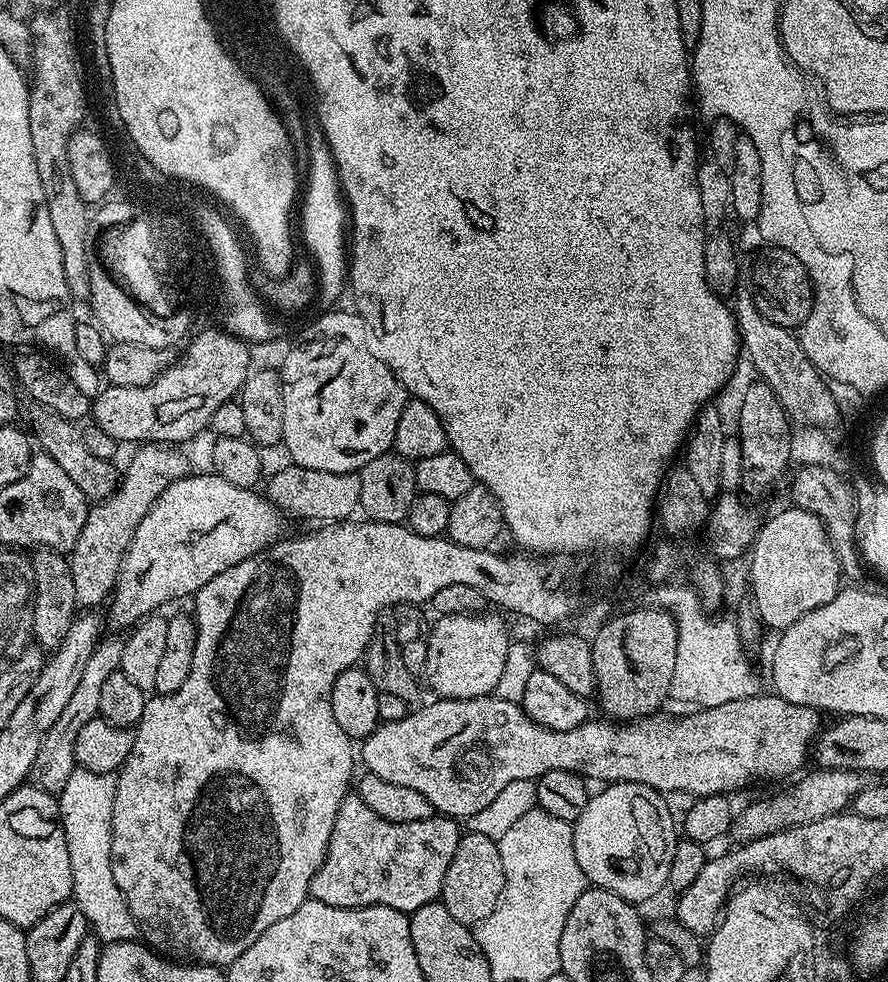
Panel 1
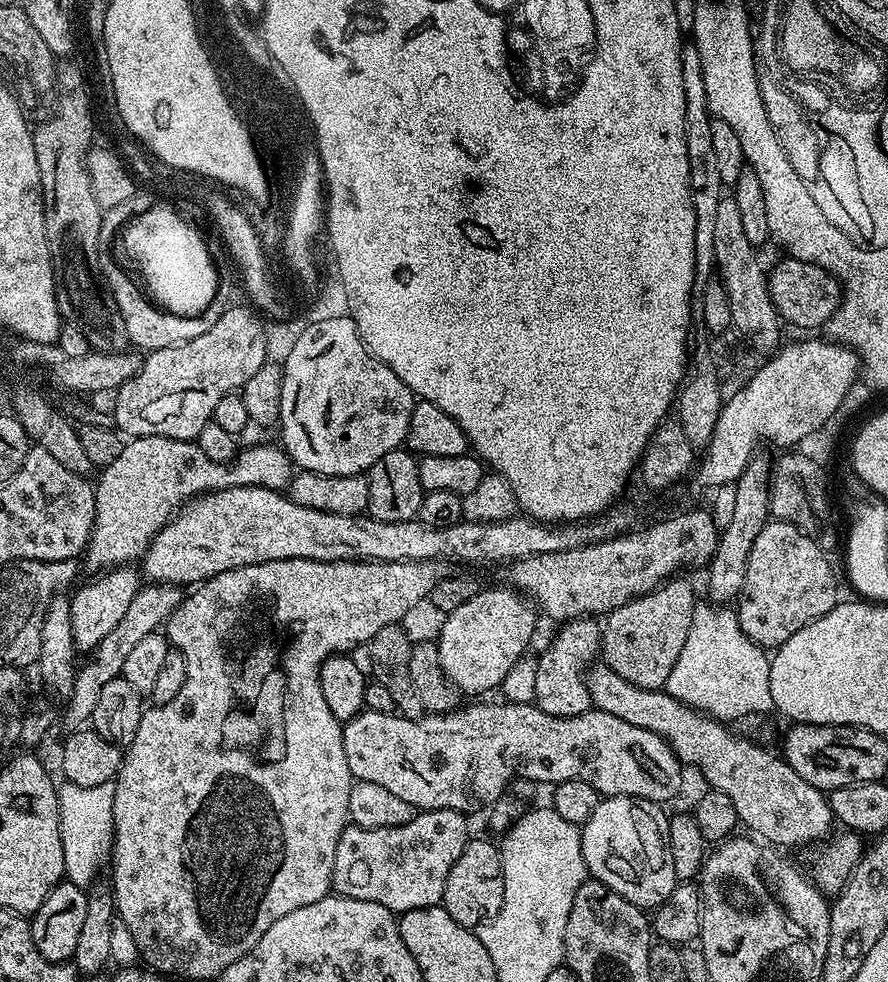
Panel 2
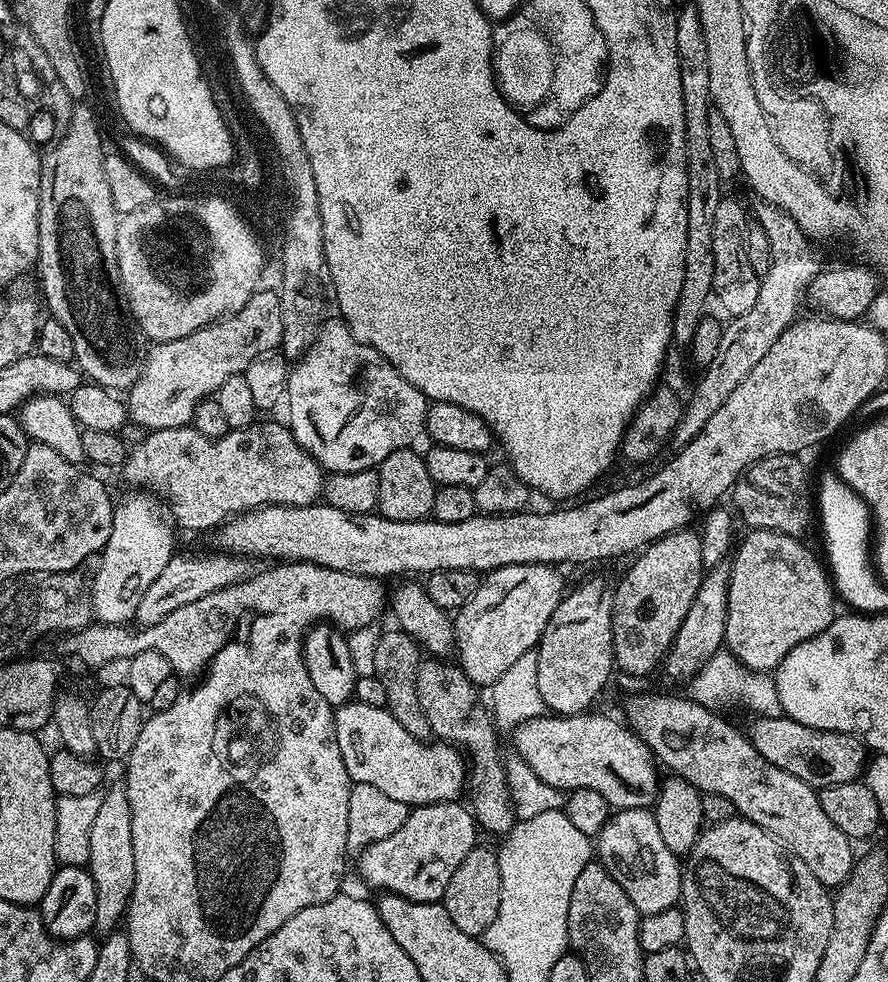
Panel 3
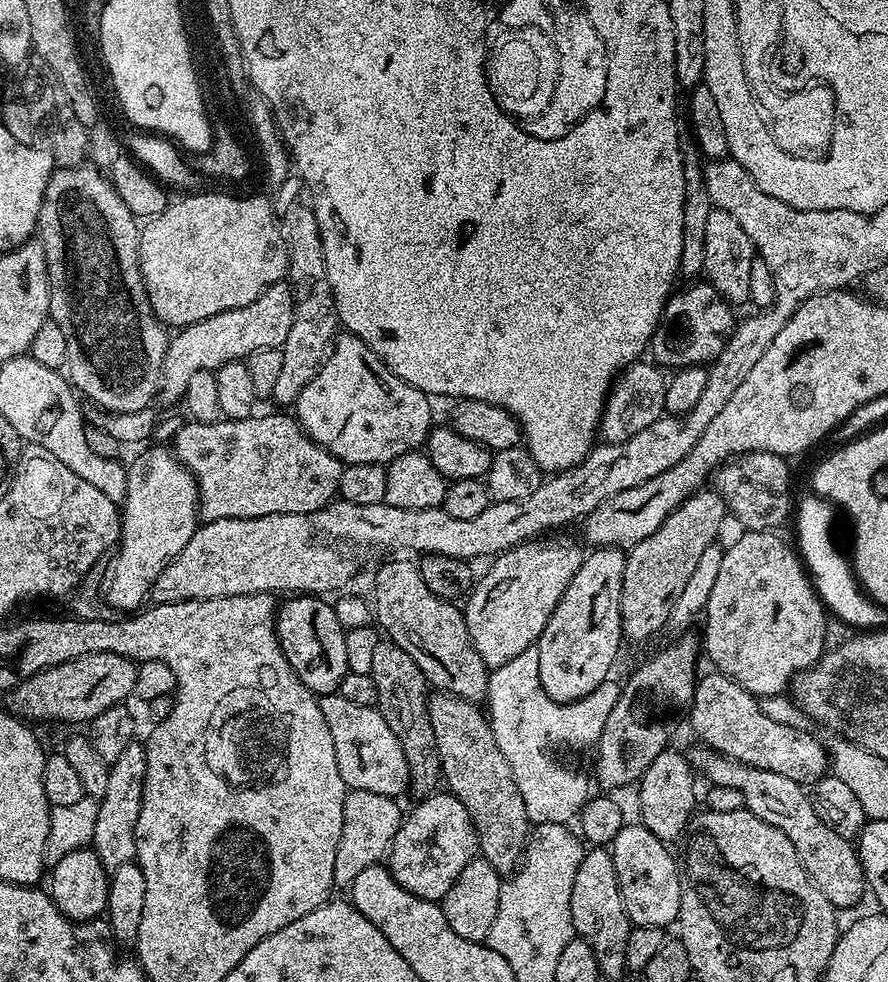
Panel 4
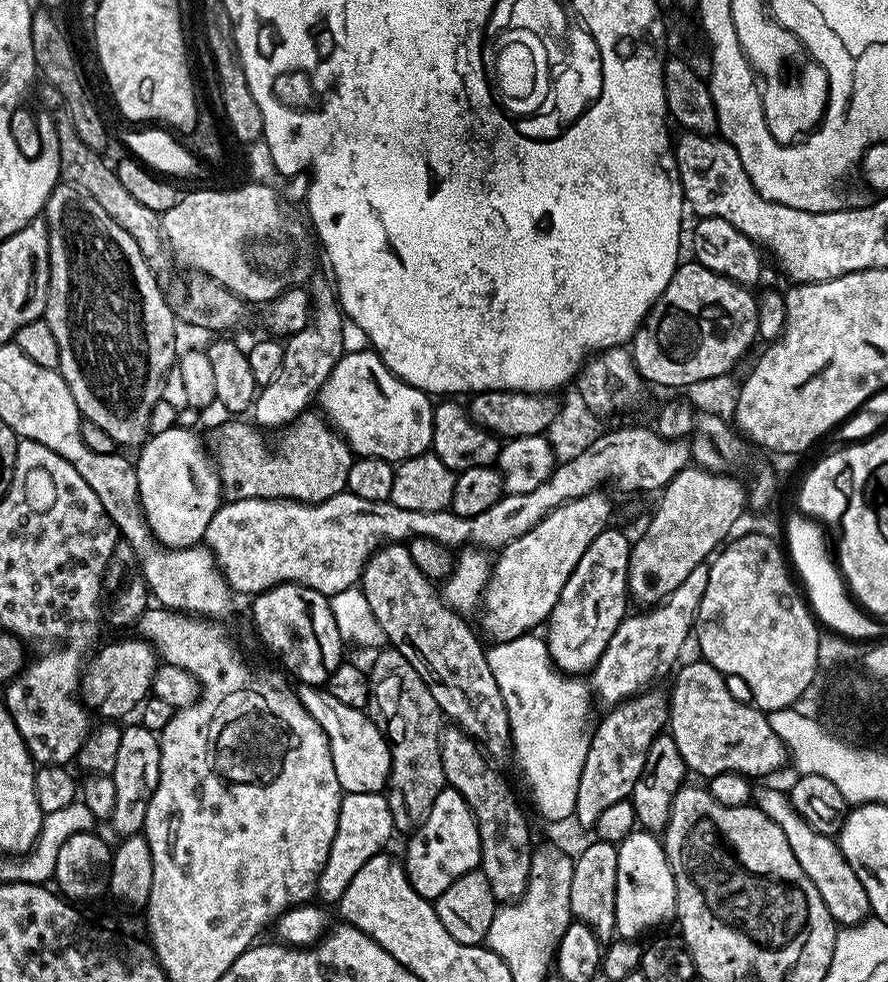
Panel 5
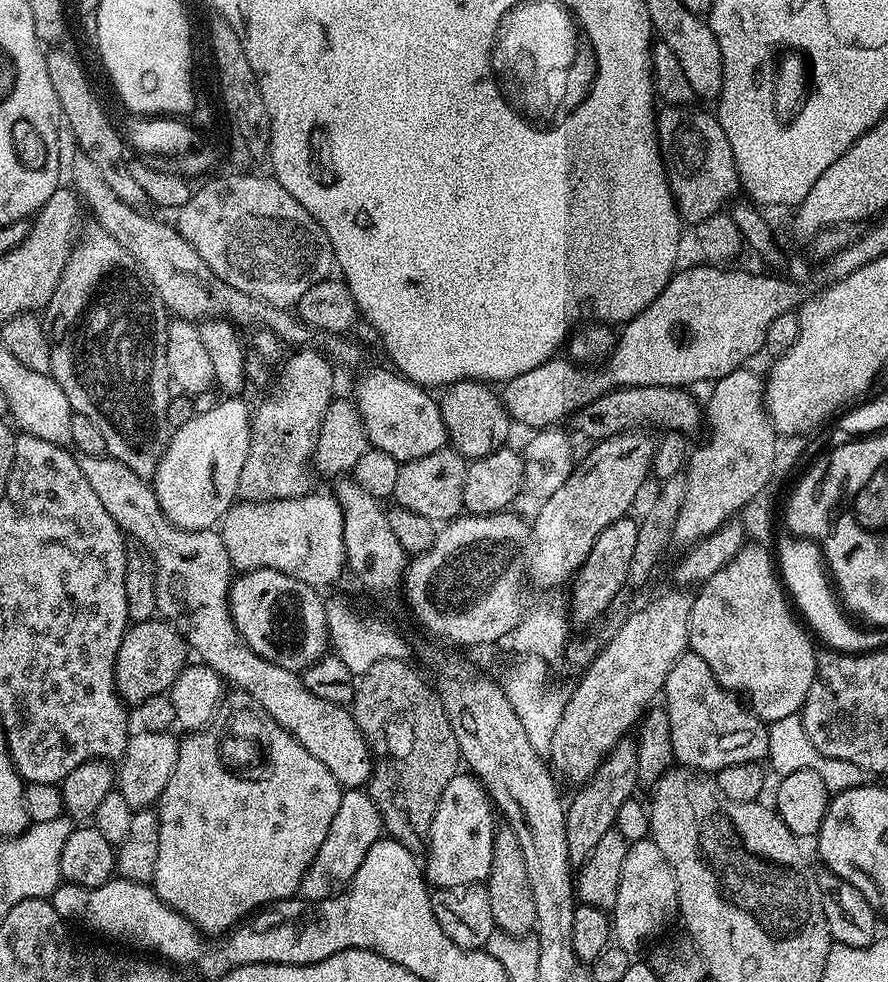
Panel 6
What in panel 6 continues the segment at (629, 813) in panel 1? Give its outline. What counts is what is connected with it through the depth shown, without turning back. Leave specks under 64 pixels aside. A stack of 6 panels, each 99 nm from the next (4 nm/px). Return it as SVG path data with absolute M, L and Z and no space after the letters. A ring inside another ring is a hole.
M651 838L629 843L626 862L622 862L622 878L618 882L618 898L610 909L615 947L636 954L643 944L651 945L677 916L676 879L662 850L658 850Z

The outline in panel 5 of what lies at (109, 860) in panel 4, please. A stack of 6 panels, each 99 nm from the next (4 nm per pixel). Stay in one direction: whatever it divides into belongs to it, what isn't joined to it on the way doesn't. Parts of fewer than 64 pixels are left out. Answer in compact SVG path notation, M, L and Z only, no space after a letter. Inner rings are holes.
M133 722L120 733L118 758L114 762L111 778L114 782L114 810L110 825L117 832L117 837L137 835L146 822L146 806L158 790L160 773L160 737L155 732L146 730L143 724Z

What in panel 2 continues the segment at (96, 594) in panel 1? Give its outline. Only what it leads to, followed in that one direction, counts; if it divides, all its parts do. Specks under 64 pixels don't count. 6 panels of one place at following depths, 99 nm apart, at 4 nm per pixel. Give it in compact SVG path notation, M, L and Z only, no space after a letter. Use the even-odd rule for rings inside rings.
M137 436L125 443L122 454L118 454L99 475L96 501L92 504L92 528L88 546L82 553L83 567L87 571L89 568L92 574L139 561L148 543L164 529L174 513L197 496L223 488L284 490L291 485L294 465L283 447L276 445L275 448L272 444L241 447L235 460L223 464L210 462L210 458L202 454L200 445L190 440Z

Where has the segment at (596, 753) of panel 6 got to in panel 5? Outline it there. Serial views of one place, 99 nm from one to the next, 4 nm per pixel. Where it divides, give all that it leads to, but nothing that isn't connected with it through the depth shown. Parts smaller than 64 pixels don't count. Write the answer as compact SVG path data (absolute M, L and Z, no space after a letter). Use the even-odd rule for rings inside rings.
M707 563L694 566L694 570L686 574L686 582L682 582L678 590L674 590L659 604L649 607L647 611L640 610L637 616L625 615L618 630L614 630L614 638L610 638L602 658L598 658L590 673L591 689L599 703L601 700L605 706L615 706L623 700L630 700L655 685L652 683L659 676L666 675L668 671L671 673L677 667L681 659L680 651L693 635L698 606L702 602L702 594L706 594L707 577Z

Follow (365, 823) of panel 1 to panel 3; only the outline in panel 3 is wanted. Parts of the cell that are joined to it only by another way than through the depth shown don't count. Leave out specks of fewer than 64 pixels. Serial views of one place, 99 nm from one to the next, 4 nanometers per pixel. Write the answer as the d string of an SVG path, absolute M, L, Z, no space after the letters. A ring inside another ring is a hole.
M447 800L441 804L421 804L409 811L406 822L390 838L369 844L359 853L360 876L372 888L423 904L443 901L444 891L454 878L454 870L472 848L477 847L478 825L463 803Z

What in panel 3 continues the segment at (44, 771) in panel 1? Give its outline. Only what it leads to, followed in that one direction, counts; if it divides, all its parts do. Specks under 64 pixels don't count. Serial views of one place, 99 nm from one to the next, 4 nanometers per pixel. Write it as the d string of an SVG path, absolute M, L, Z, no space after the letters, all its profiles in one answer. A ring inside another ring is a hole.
M223 550L215 551L208 552L205 556L174 554L170 558L166 570L162 570L162 574L158 574L158 578L154 578L154 582L150 582L150 590L146 590L146 594L142 594L142 602L138 602L135 623L140 626L157 624L162 622L162 618L166 618L166 614L174 614L174 610L182 610L182 606L190 606L190 602L198 602L198 598L206 598L206 594L214 594L226 586L248 579L250 575L249 561L245 557L239 554L229 554Z

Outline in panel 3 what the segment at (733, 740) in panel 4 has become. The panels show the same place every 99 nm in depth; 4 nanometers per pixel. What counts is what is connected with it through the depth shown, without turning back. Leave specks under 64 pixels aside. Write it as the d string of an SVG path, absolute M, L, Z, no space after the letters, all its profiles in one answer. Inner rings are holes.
M783 714L774 718L761 716L753 721L750 739L754 750L758 750L766 762L778 766L778 770L786 770L786 774L794 774L794 778L802 778L802 782L812 788L819 790L835 784L851 784L859 781L865 771L866 749L858 738L844 732L823 732L802 726L802 722L794 722Z

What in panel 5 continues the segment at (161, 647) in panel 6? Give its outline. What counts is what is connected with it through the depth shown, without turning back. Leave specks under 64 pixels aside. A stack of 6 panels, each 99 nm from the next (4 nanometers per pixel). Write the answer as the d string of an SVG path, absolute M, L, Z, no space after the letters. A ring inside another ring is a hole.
M139 638L106 644L97 647L89 659L80 677L78 695L85 708L93 713L101 712L104 715L101 717L116 722L121 719L119 716L128 716L132 711L133 715L148 699L158 667L158 653L147 640Z

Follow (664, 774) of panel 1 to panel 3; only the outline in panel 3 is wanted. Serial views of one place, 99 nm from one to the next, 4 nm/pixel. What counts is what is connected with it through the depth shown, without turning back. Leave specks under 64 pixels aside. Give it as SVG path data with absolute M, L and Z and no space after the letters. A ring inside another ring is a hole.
M349 702L339 705L335 709L334 715L336 717L336 737L338 738L338 750L342 754L342 762L346 762L346 770L348 776L353 782L357 784L365 784L366 786L378 786L378 790L382 790L382 794L387 794L390 798L395 798L398 802L409 806L419 806L421 804L441 804L447 800L456 802L461 799L460 795L465 795L466 781L468 779L468 770L466 767L465 757L462 755L460 749L452 747L451 744L443 742L425 742L414 738L414 734L410 734L402 725L399 724L398 718L390 715L387 708L379 708L378 706L362 706L355 702ZM543 714L524 720L511 733L515 755L524 760L538 778L554 788L598 790L612 810L651 809L660 795L662 783L651 750L621 721L620 725L608 716L592 715Z

